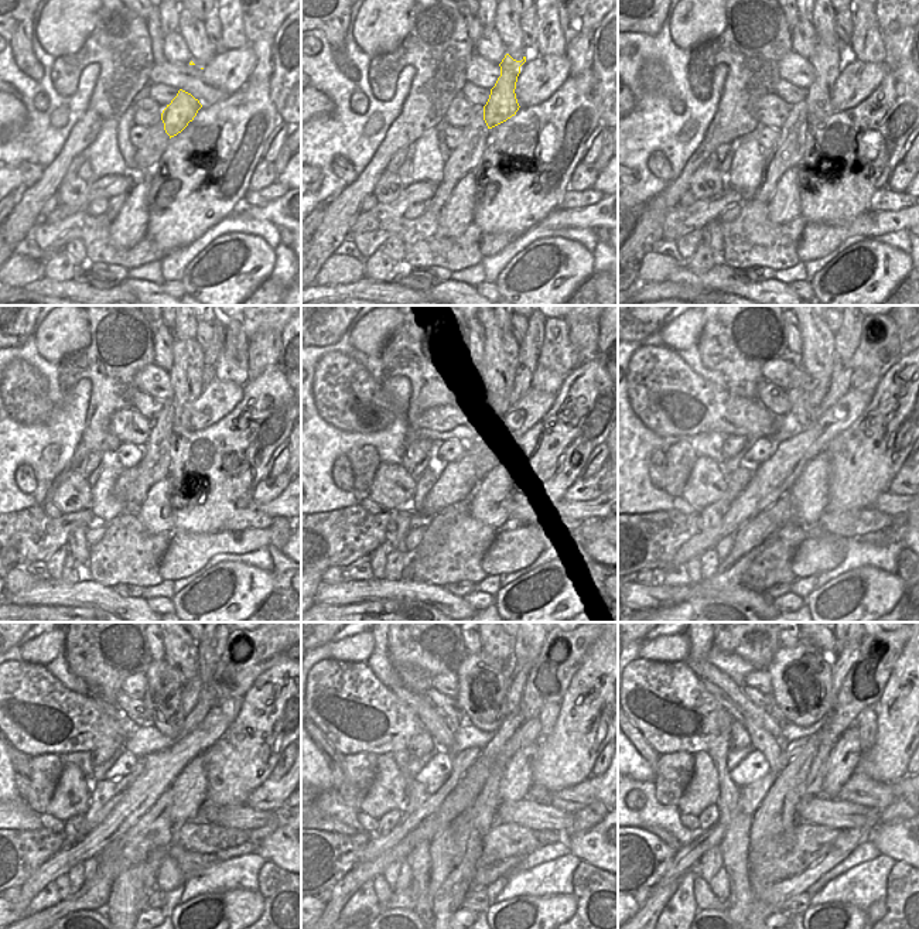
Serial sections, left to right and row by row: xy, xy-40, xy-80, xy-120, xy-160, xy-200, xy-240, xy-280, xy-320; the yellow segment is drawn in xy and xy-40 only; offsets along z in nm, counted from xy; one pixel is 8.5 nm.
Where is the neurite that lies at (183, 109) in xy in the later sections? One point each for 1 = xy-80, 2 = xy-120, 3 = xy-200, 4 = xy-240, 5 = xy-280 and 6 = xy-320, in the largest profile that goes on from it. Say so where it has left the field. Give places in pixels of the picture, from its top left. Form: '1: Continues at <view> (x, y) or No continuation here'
1: Continues at xy-80 (827, 61)
2: Continues at xy-120 (187, 374)
3: Continues at xy-200 (817, 340)
4: Continues at xy-240 (181, 651)
5: Continues at xy-280 (505, 651)
6: Continues at xy-320 (836, 683).

